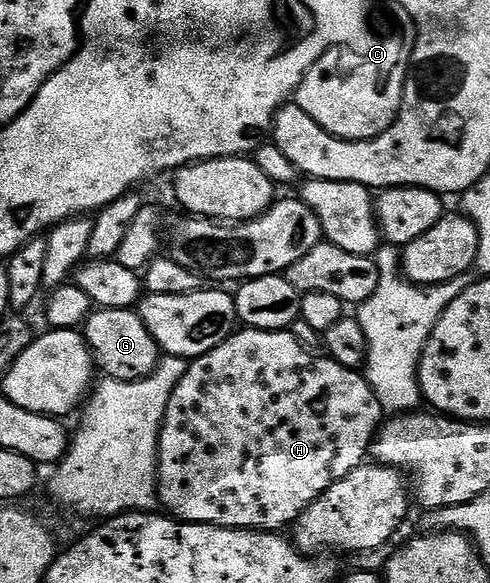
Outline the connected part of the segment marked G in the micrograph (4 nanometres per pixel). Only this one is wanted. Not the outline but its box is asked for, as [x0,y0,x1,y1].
[84,310,160,383]

